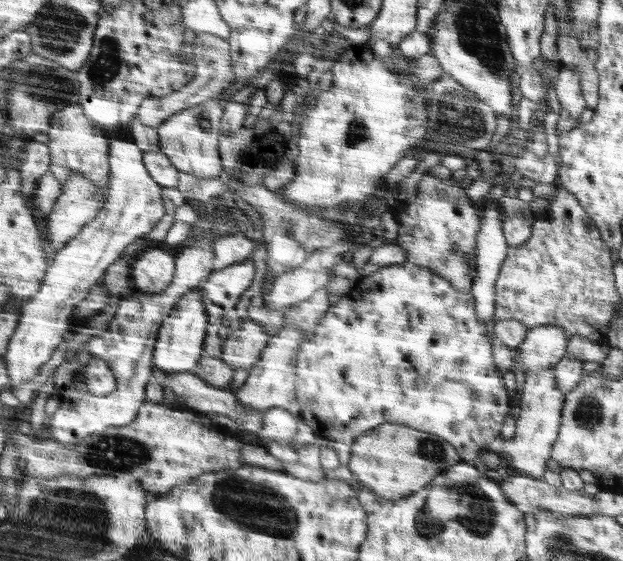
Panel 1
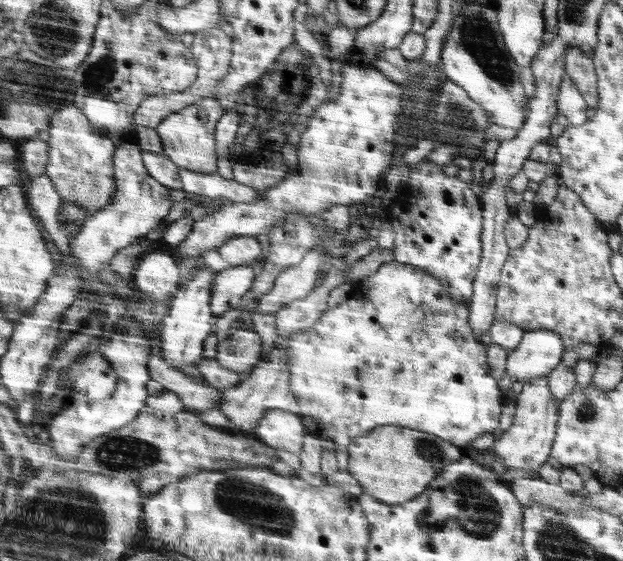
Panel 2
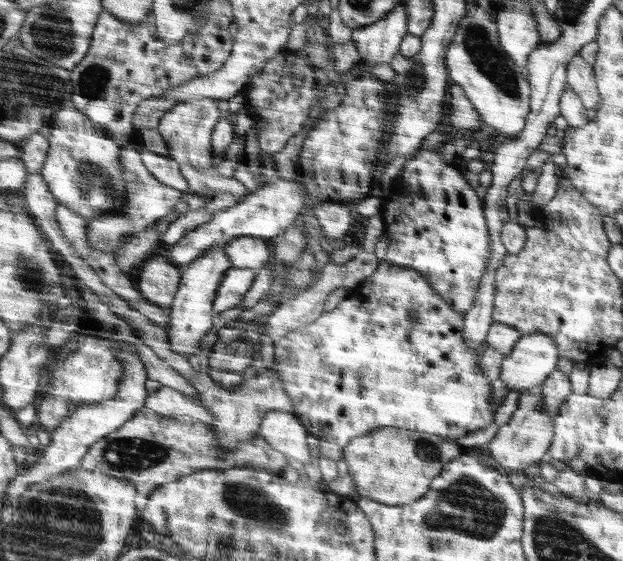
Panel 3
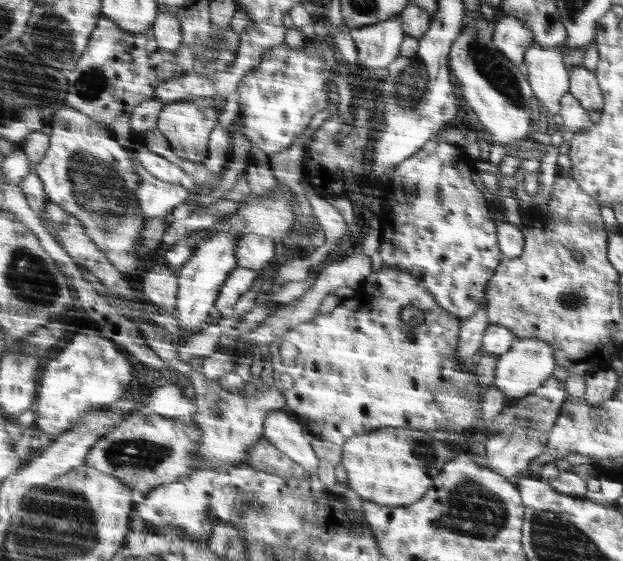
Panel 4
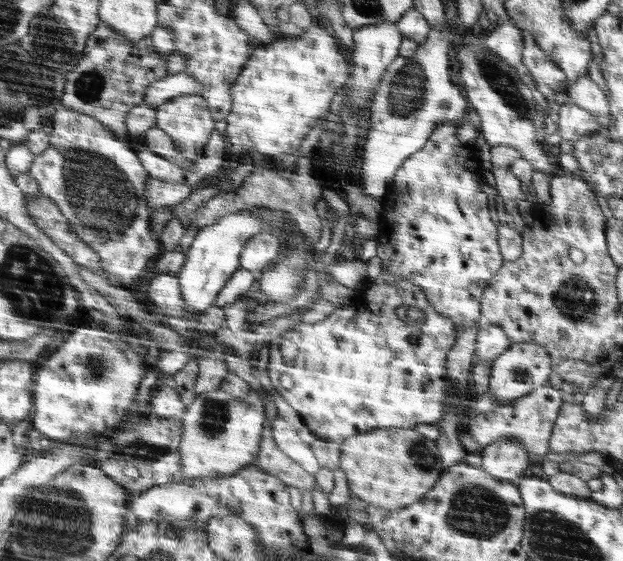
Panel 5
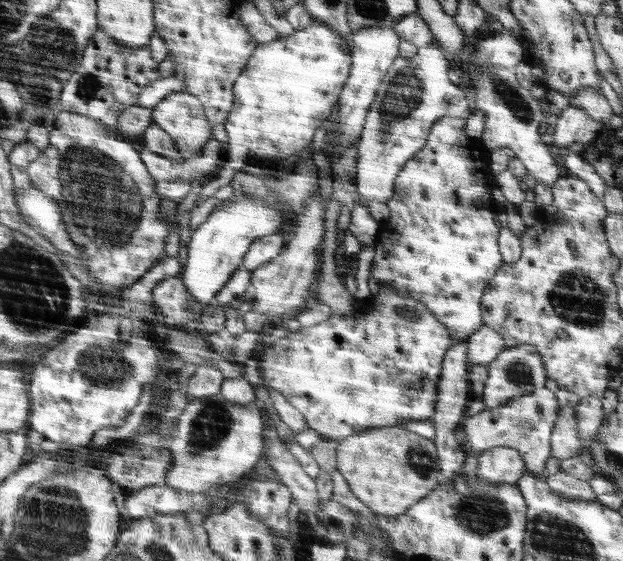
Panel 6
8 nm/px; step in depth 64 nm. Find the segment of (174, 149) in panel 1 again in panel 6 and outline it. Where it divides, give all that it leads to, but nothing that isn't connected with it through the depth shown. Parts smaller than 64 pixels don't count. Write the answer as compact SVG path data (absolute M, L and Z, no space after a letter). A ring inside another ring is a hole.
M188 91L174 93L156 106L154 120L176 139L177 148L187 159L198 157L212 136L203 104Z

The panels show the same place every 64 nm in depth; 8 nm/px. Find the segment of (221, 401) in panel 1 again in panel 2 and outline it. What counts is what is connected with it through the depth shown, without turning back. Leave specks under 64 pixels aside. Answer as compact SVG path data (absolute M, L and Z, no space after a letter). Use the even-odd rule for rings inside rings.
M153 351L150 361L152 380L158 381L165 389L177 392L188 408L216 410L223 400L219 389L205 385L191 377L186 371L176 369L166 363L162 354Z

